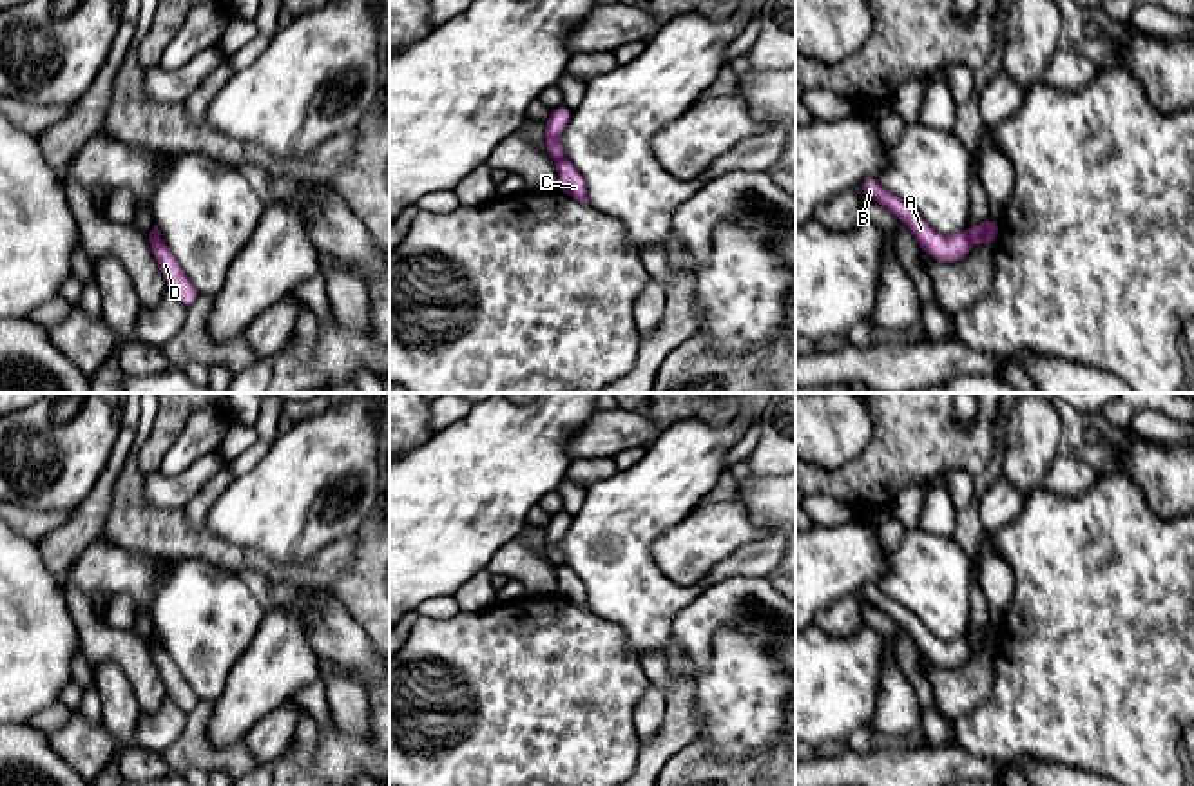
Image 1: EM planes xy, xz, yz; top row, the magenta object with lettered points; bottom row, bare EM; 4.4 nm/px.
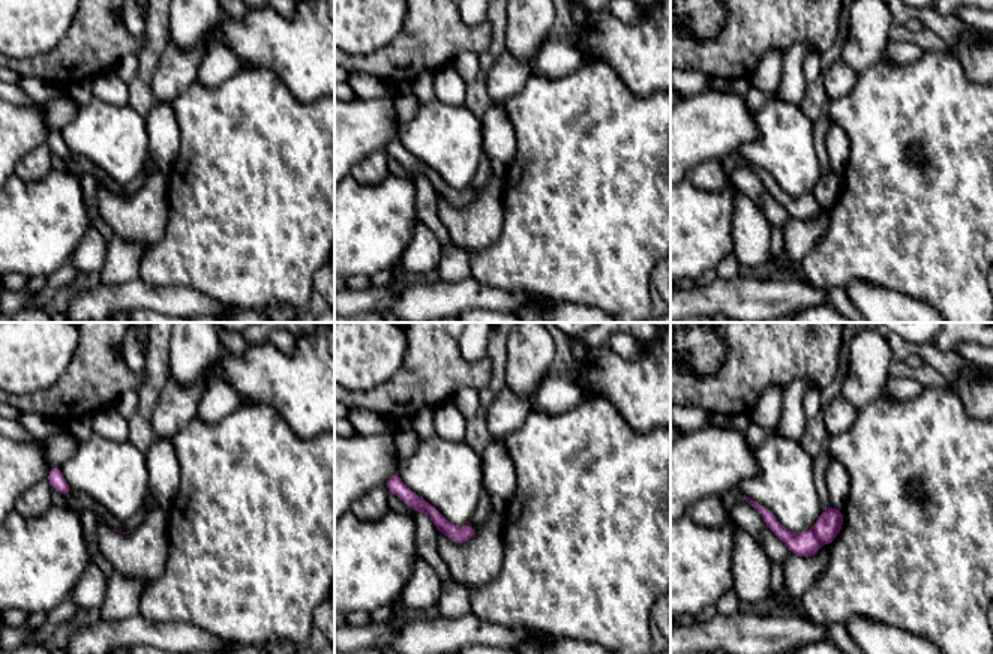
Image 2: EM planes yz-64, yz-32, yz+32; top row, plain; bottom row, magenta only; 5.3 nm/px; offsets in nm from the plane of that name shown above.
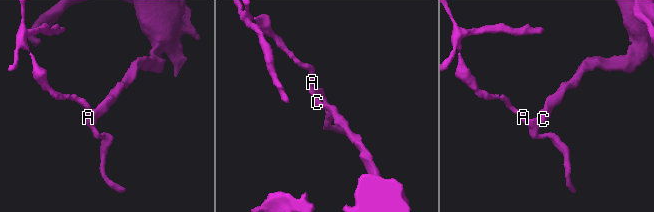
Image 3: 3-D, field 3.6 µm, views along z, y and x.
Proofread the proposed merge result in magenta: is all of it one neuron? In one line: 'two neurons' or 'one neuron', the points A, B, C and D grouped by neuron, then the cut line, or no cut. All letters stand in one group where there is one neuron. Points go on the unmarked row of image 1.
two neurons | A B D / C | yz (964, 636), (973, 649)

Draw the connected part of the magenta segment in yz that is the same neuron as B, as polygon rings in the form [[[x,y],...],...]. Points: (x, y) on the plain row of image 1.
[[[866,583],[862,587],[861,599],[897,621],[900,628],[911,636],[920,656],[933,661],[935,665],[944,668],[958,668],[969,659],[973,648],[966,636],[949,643],[935,637],[911,610],[888,598],[877,583]]]

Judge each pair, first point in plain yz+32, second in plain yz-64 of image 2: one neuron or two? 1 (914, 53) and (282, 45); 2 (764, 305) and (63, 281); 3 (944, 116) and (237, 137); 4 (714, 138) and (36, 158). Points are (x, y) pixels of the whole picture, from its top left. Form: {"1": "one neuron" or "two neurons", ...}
{"1": "two neurons", "2": "two neurons", "3": "one neuron", "4": "two neurons"}

